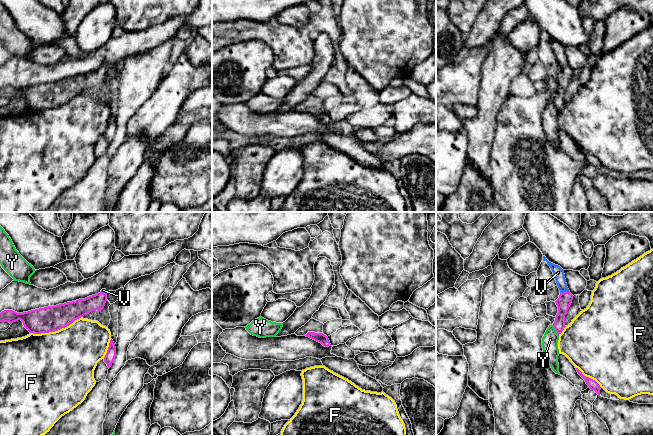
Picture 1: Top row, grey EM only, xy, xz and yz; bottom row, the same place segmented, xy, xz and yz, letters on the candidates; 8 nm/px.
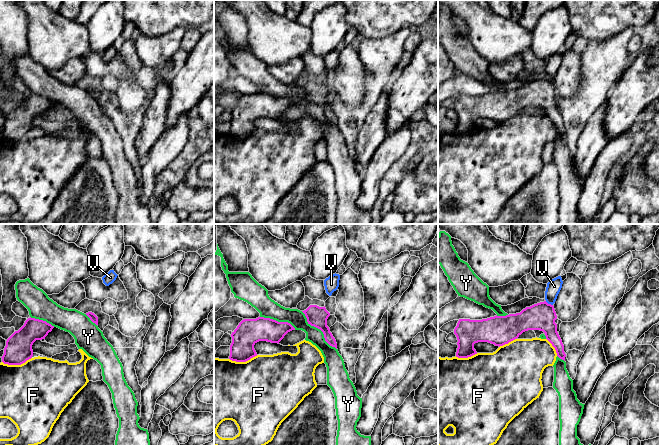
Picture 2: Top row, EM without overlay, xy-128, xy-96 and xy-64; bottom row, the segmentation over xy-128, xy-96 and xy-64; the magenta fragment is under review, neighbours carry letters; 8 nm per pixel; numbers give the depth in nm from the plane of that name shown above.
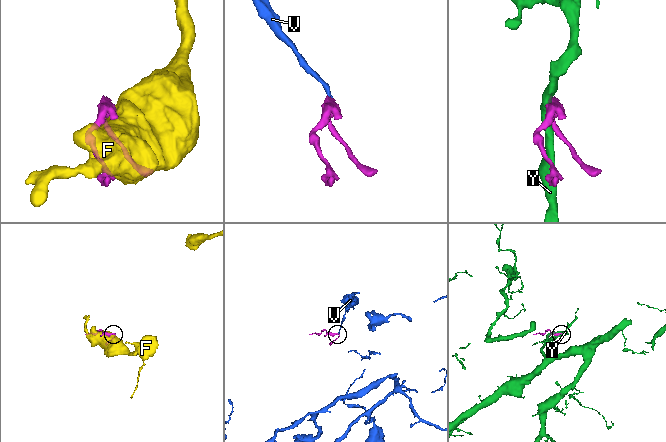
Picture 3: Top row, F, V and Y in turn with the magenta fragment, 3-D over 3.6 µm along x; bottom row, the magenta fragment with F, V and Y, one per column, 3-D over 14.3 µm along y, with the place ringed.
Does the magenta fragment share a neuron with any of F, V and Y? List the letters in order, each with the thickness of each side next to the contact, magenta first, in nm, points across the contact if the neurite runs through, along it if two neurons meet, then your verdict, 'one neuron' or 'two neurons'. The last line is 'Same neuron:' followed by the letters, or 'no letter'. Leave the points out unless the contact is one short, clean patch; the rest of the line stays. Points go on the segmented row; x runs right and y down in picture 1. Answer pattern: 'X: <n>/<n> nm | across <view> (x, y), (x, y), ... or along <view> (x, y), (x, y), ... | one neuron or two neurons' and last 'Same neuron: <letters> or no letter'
F: 200/500 nm | two neurons
V: 120/90 nm | across yz (564, 301), (564, 292), (558, 272) | one neuron
Y: 120/130 nm | two neurons
Same neuron: V

